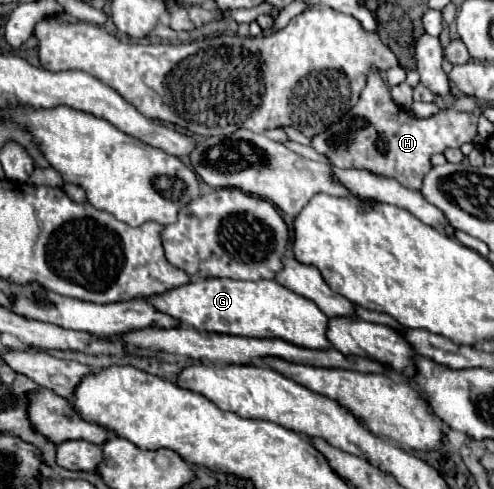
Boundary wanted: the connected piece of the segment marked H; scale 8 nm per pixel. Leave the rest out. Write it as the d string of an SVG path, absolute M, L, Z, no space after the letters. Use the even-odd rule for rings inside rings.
M372 72L358 104L324 134L312 138L312 148L328 156L330 164L338 168L364 168L378 176L396 178L402 186L420 190L422 180L432 168L430 158L444 152L446 148L460 148L466 142L472 142L476 134L478 116L474 112L456 112L440 110L440 114L430 118L412 118L406 110L394 104L390 88L380 78L378 72Z

